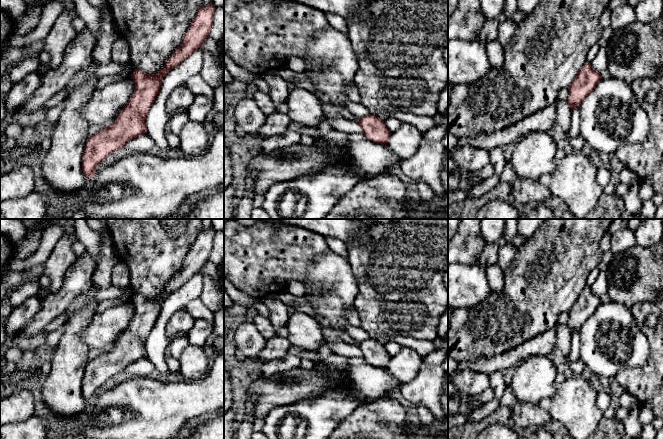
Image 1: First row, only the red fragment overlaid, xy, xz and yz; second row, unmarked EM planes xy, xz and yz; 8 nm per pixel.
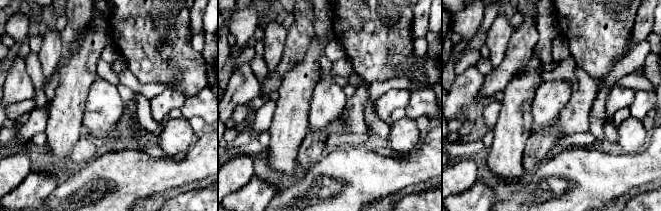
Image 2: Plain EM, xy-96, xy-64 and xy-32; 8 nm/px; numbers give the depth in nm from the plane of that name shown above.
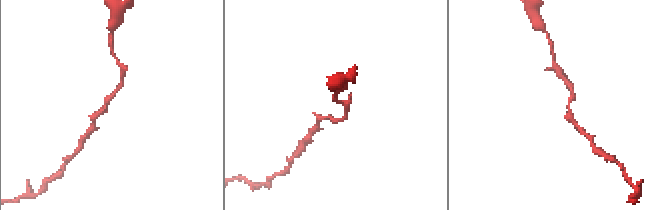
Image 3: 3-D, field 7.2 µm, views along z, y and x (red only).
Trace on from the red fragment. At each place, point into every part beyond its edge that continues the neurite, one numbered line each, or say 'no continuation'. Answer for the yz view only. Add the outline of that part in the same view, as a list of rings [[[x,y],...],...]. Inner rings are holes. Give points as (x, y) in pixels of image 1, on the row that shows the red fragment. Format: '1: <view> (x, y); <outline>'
no continuation

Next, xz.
no continuation

